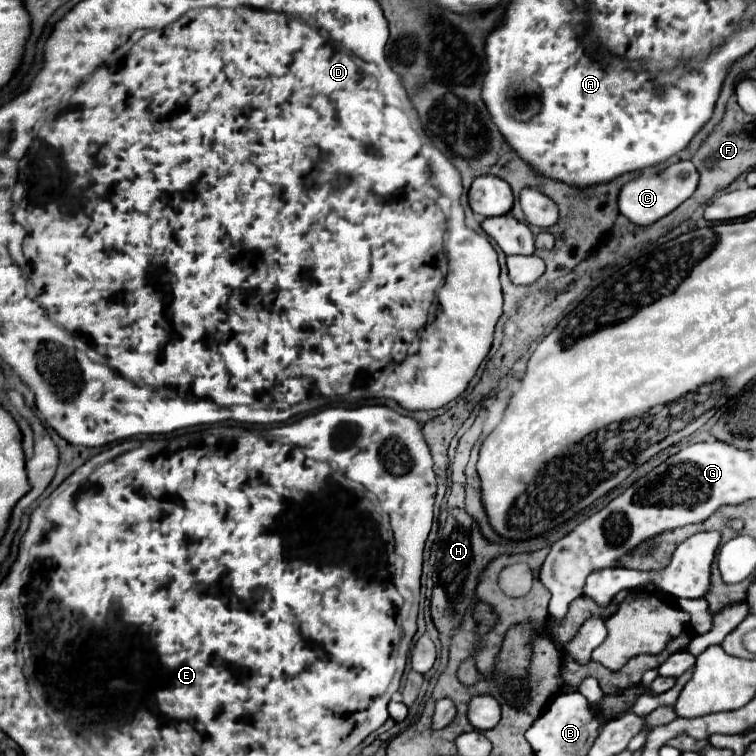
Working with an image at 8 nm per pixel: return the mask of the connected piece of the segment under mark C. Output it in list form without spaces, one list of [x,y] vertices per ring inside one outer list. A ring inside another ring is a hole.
[[[679,161],[673,163],[669,167],[665,167],[663,171],[655,173],[655,175],[641,175],[633,181],[627,181],[621,191],[619,191],[619,213],[623,213],[629,221],[633,221],[635,225],[653,225],[655,221],[659,221],[661,217],[669,215],[673,209],[677,209],[685,199],[689,199],[693,195],[693,191],[697,189],[697,169],[691,161]]]

